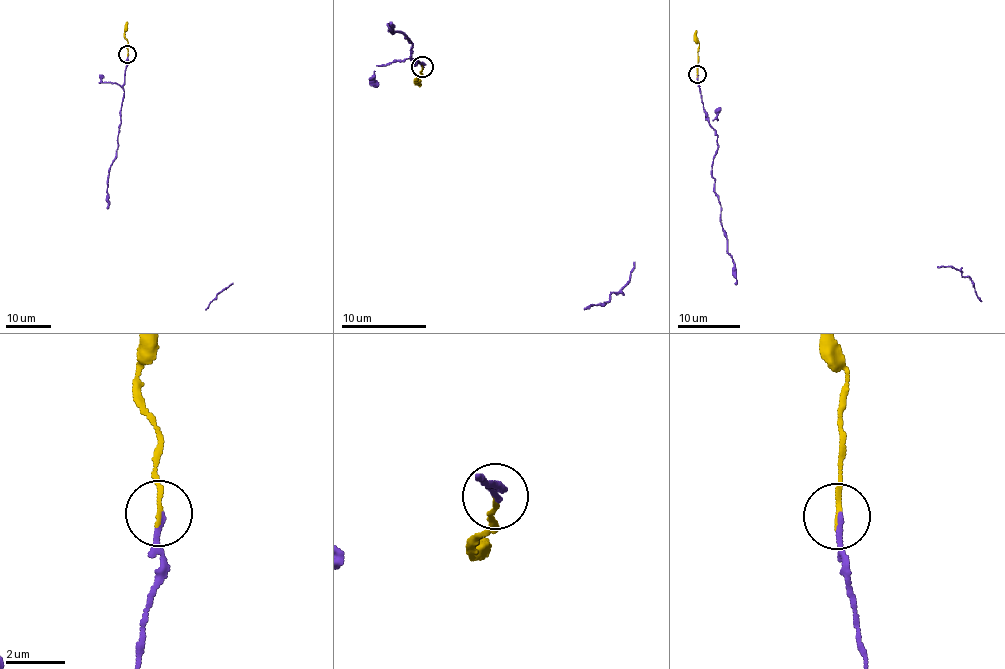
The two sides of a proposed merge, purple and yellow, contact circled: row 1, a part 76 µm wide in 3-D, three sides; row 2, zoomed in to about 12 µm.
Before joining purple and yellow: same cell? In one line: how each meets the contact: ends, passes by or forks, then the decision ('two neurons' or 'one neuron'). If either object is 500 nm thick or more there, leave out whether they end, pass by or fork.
purple ends | yellow ends | one neuron

